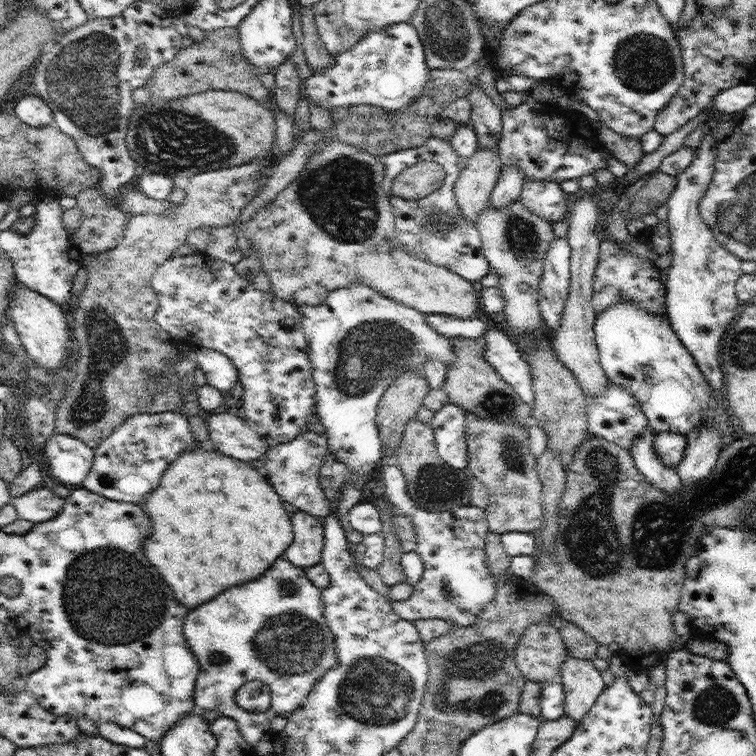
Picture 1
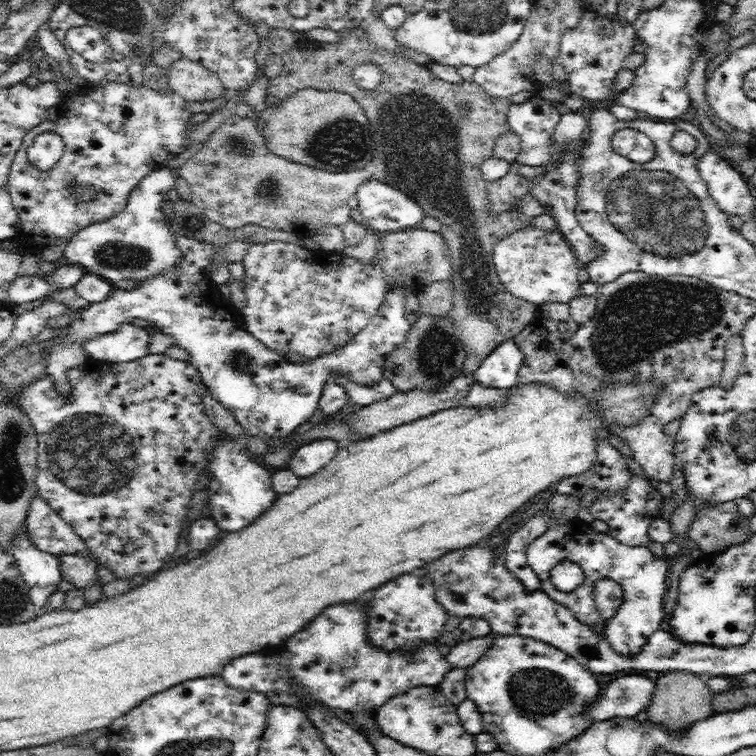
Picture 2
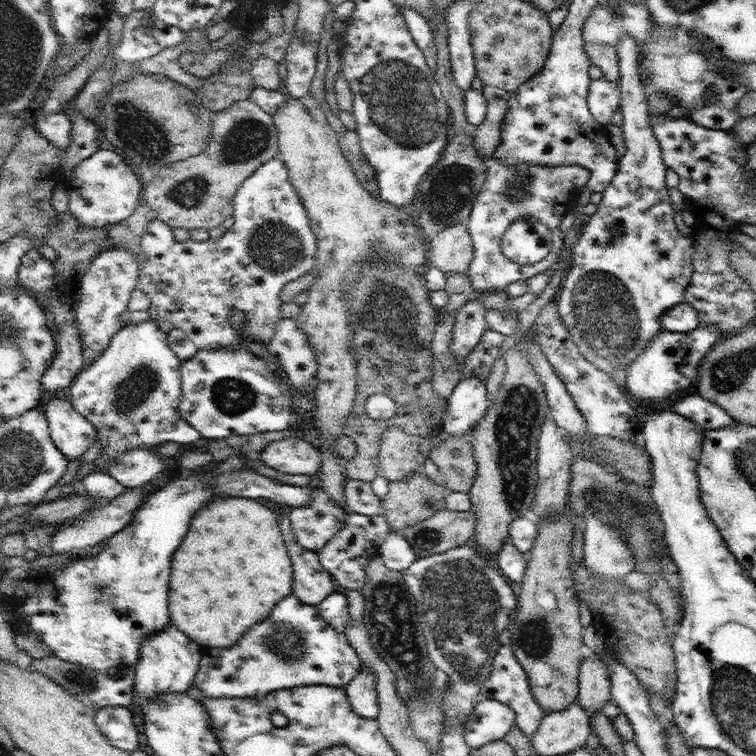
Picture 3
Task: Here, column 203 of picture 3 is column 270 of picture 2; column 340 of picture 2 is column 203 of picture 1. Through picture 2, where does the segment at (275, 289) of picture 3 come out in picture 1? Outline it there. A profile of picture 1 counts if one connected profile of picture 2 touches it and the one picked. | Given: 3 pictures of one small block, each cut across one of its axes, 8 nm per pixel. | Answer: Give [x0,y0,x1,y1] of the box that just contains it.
[151,252,316,444]

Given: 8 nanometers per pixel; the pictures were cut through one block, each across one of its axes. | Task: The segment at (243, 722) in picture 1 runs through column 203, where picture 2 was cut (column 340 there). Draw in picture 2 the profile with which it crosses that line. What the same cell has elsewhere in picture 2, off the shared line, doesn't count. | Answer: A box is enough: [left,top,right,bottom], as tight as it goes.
[222,602,450,714]

